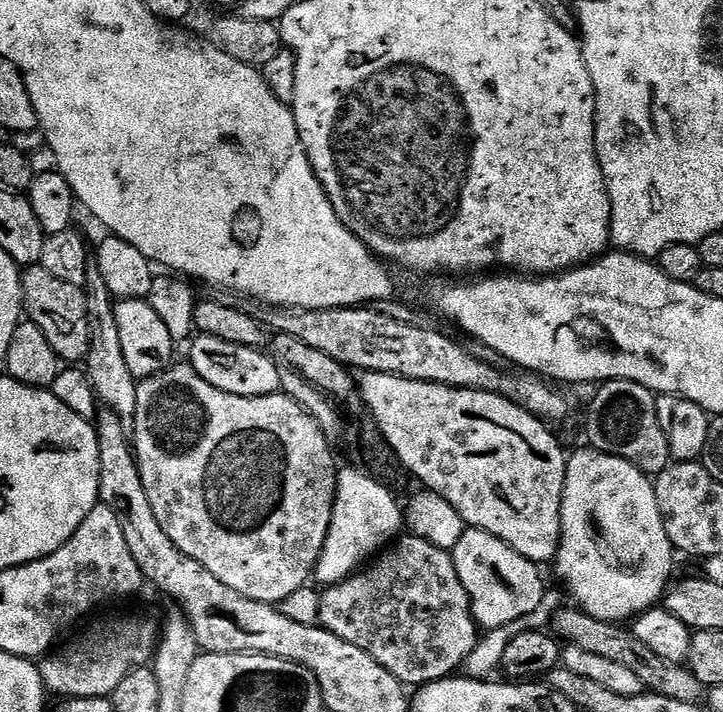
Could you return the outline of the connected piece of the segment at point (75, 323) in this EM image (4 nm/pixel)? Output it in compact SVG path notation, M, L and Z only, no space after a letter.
M33 264L23 269L20 277L24 310L27 319L46 334L50 346L68 366L76 366L87 361L92 342L92 323L88 317L88 297L85 289L78 284L62 282L62 278L50 274L40 264Z

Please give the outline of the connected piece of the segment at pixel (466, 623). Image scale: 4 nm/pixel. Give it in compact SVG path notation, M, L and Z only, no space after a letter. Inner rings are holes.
M411 534L401 535L395 543L383 549L371 563L353 572L342 582L327 585L320 592L320 600L319 627L330 630L330 634L338 634L338 638L342 638L342 642L350 642L350 646L358 646L358 650L366 650L366 654L370 654L370 658L374 658L374 662L378 662L378 666L386 666L386 670L390 670L390 674L394 674L394 678L398 678L398 682L405 686L423 686L435 680L445 680L457 670L465 667L468 656L475 650L478 643L478 625L472 616L472 603L466 594L466 588L462 586L462 582L458 578L458 570L452 561L451 551L440 549L438 546L431 545L424 538Z

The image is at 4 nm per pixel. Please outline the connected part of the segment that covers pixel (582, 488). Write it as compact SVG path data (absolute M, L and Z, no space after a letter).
M591 446L585 449L585 452L568 456L560 549L556 551L554 567L565 590L576 599L573 600L575 607L599 620L620 624L661 603L673 579L674 549L664 529L662 514L658 510L656 485L650 477L622 458L597 452Z

